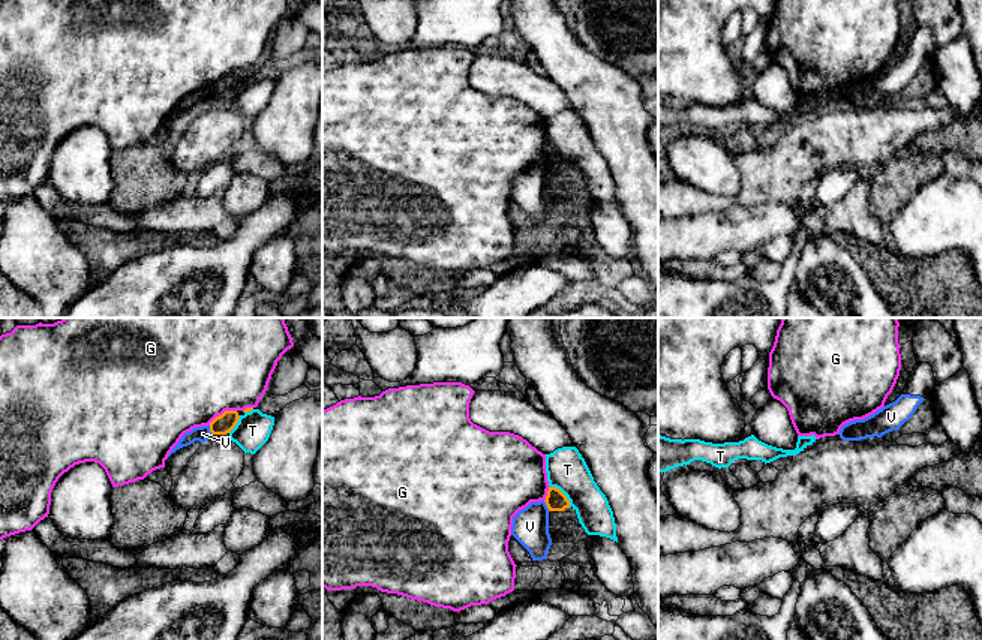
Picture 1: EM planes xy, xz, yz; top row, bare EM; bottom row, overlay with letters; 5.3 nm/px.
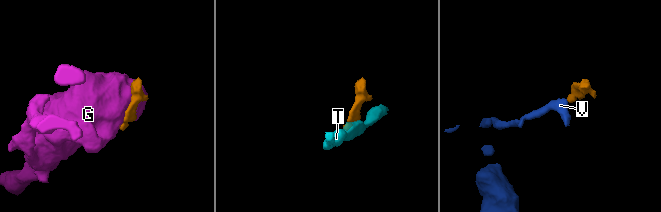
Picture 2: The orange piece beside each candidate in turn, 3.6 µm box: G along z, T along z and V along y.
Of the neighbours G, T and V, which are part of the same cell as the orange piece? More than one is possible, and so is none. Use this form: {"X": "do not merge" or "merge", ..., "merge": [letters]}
{"G": "do not merge", "T": "do not merge", "V": "do not merge", "merge": []}

